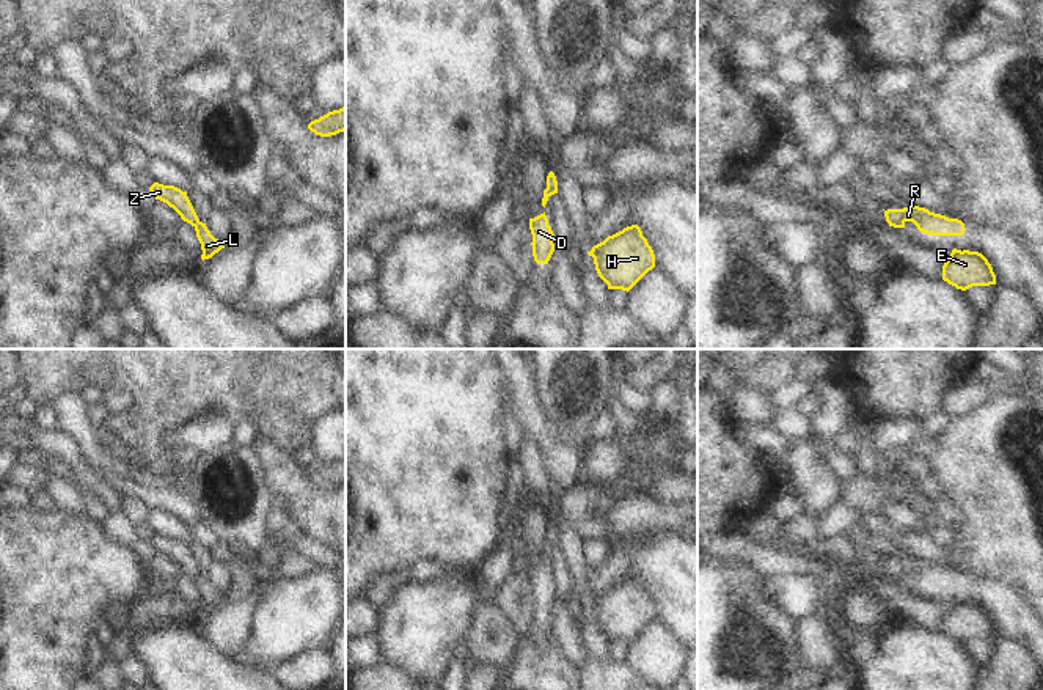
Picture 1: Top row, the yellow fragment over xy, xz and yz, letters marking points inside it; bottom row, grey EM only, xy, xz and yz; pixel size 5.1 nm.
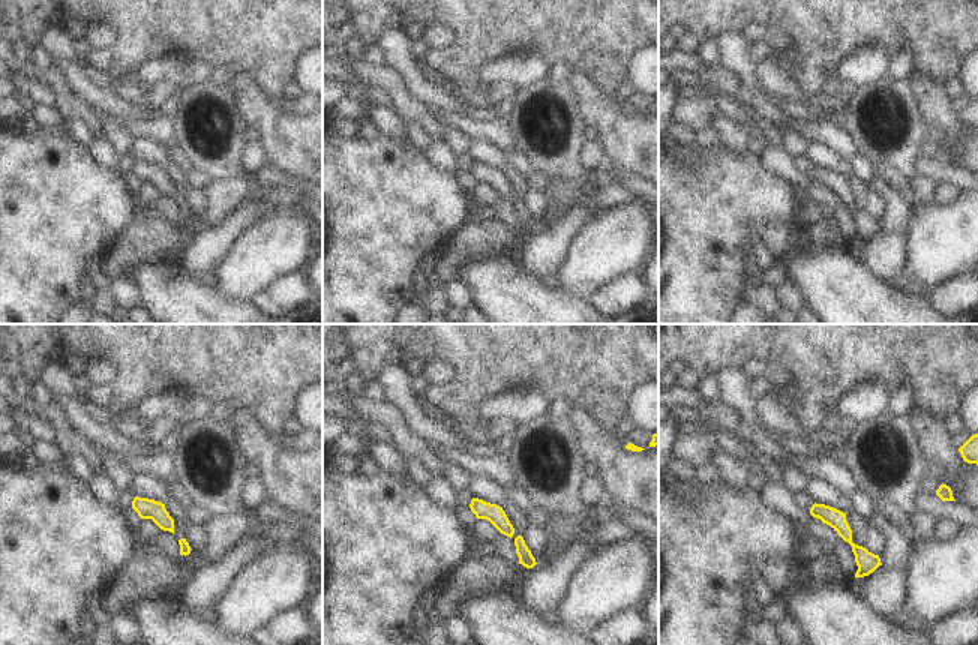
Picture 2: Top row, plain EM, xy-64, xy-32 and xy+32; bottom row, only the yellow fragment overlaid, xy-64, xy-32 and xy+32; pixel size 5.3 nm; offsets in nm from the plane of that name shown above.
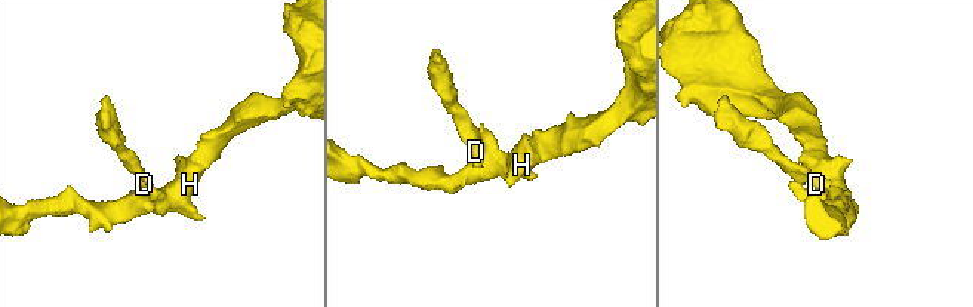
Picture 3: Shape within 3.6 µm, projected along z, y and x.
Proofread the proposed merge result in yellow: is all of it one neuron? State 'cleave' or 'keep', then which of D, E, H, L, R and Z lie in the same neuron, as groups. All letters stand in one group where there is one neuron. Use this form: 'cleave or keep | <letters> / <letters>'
cleave | D R Z / E H L

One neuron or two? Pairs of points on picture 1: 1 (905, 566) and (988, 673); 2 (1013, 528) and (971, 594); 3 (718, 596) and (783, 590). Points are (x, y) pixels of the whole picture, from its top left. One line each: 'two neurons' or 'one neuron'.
1: two neurons
2: two neurons
3: two neurons

